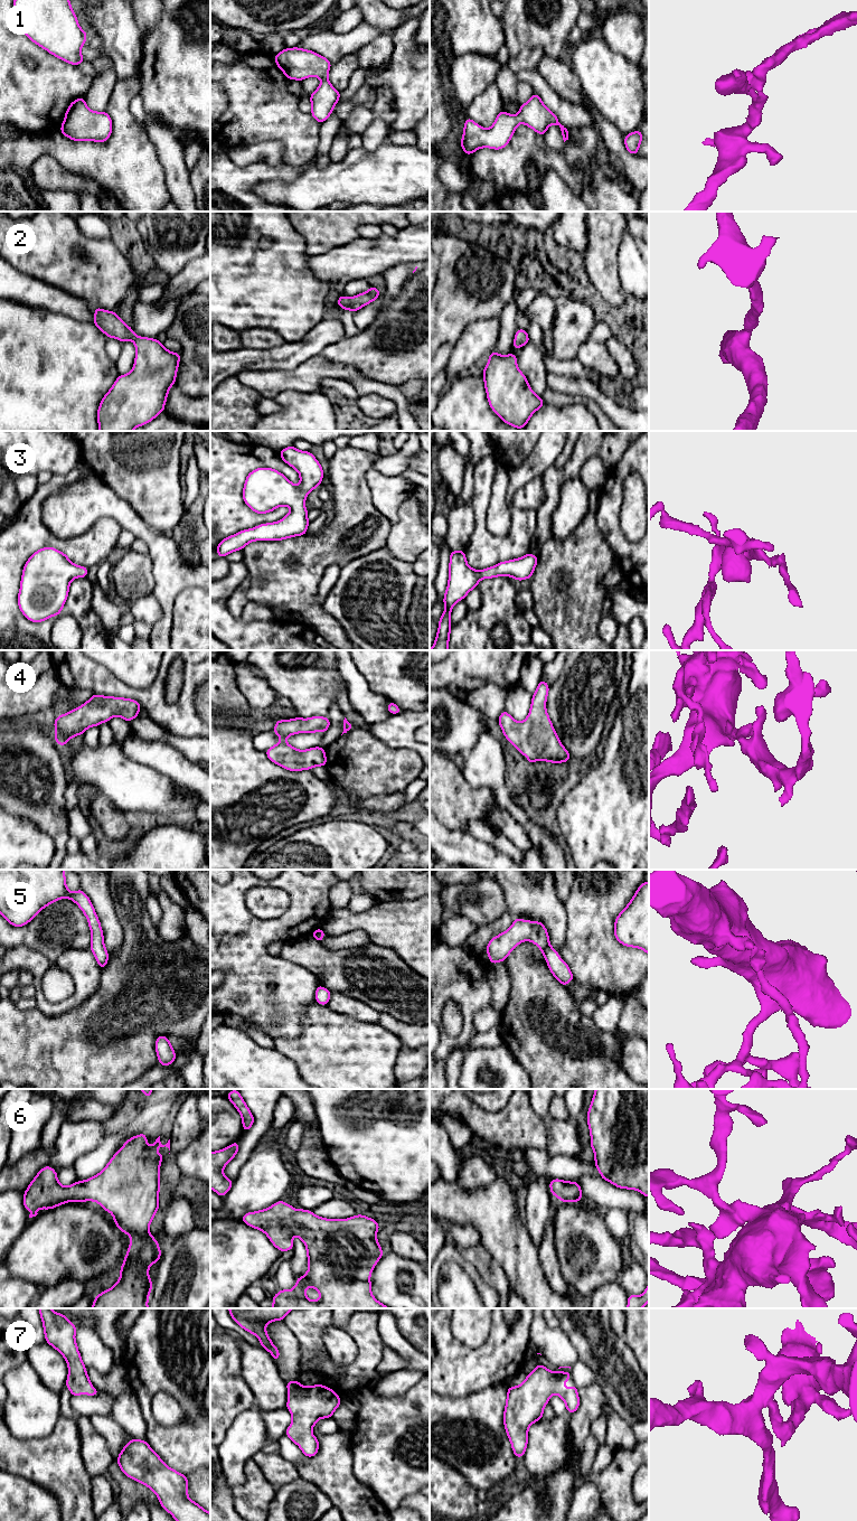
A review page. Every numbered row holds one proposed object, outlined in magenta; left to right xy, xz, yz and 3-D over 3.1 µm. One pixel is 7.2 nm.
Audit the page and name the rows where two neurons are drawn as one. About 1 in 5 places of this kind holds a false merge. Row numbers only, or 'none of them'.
none of them

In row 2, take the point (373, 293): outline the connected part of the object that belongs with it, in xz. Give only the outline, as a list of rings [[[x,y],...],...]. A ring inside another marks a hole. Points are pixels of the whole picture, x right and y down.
[[[374,285],[367,292],[359,293],[352,298],[340,295],[337,304],[341,307],[345,311],[351,310],[357,311],[366,304],[375,301],[379,297],[380,292]]]

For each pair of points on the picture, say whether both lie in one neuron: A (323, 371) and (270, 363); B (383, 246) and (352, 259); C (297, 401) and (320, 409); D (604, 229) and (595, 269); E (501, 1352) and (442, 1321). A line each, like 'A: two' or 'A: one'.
A: two
B: one
C: one
D: one
E: one

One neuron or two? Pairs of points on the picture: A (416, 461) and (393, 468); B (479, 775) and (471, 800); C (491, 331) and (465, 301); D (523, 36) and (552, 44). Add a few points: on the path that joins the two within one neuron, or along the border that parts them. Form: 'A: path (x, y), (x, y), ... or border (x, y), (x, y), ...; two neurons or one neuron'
A: border (417, 452), (411, 459), (408, 467); two neurons
B: border (460, 769), (472, 787), (488, 787), (497, 803); two neurons
C: border (498, 317), (477, 319), (460, 335); two neurons
D: path (529, 36), (545, 37); one neuron

